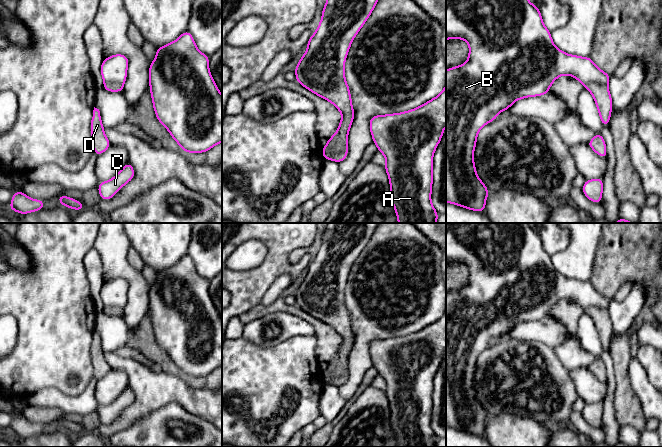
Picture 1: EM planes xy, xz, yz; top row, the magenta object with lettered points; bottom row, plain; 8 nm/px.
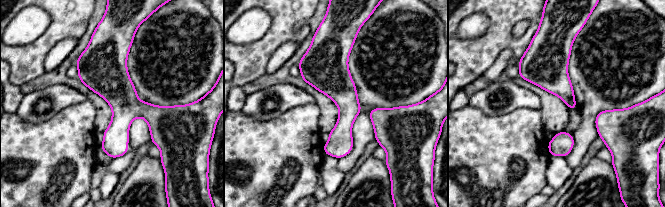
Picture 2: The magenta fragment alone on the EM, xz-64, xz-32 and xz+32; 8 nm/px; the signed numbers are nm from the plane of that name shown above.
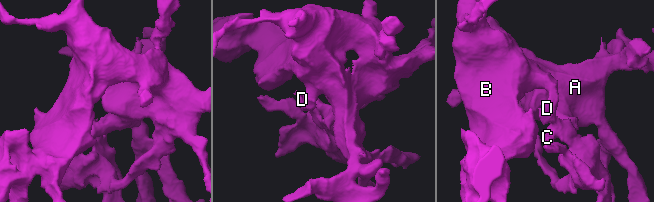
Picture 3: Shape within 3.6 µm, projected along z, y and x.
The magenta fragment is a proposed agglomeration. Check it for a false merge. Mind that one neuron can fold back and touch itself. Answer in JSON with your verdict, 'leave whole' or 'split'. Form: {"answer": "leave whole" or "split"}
{"answer": "split"}

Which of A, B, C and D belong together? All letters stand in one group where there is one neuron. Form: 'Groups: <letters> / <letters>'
Groups: A B C / D

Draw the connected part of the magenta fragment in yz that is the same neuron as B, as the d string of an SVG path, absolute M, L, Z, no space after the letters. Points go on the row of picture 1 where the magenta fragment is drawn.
M446 0L446 40L448 39L463 39L467 41L469 55L468 60L463 65L446 70L446 203L452 203L472 211L485 212L489 190L483 181L478 178L474 164L474 149L480 129L491 121L498 119L499 117L496 115L509 109L517 100L547 94L550 92L551 84L561 75L571 75L583 85L591 81L608 85L611 75L599 69L591 57L580 57L559 50L552 41L551 32L542 21L540 9L535 4L531 4L529 0Z

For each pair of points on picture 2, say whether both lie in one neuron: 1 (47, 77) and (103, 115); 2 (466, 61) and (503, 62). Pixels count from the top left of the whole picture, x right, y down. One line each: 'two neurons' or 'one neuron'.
1: one neuron
2: two neurons

